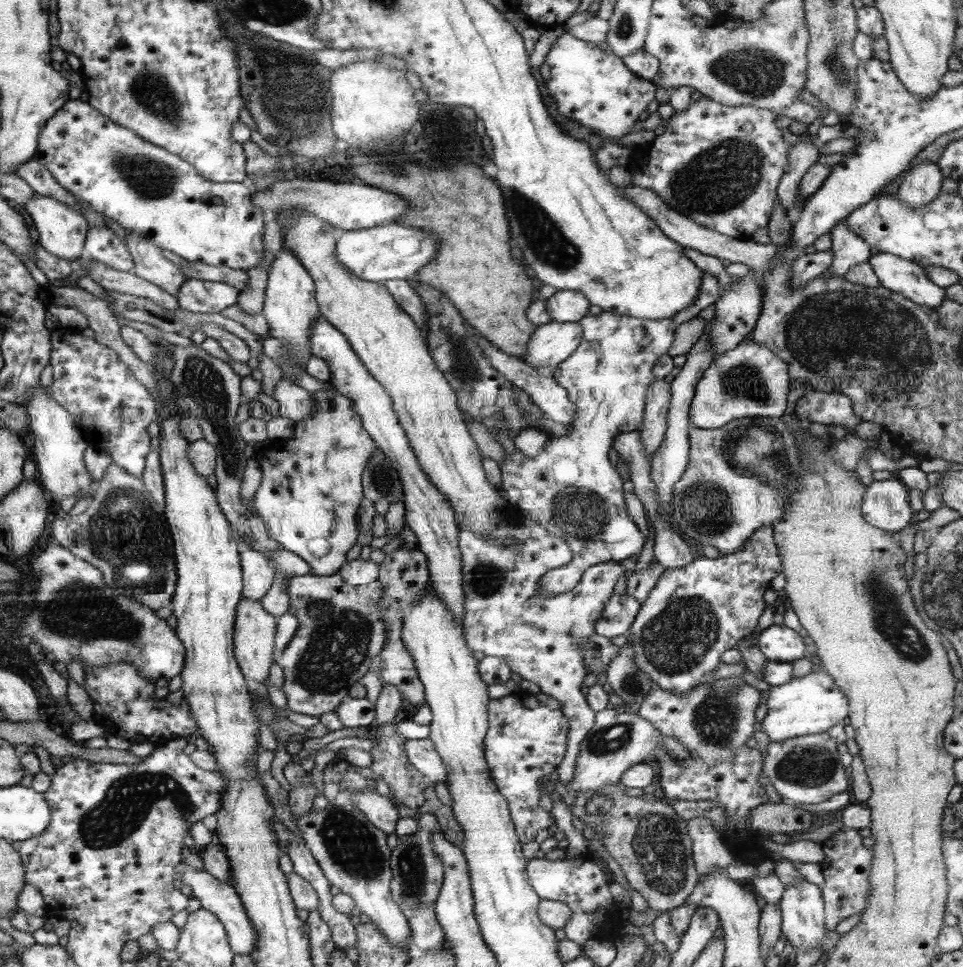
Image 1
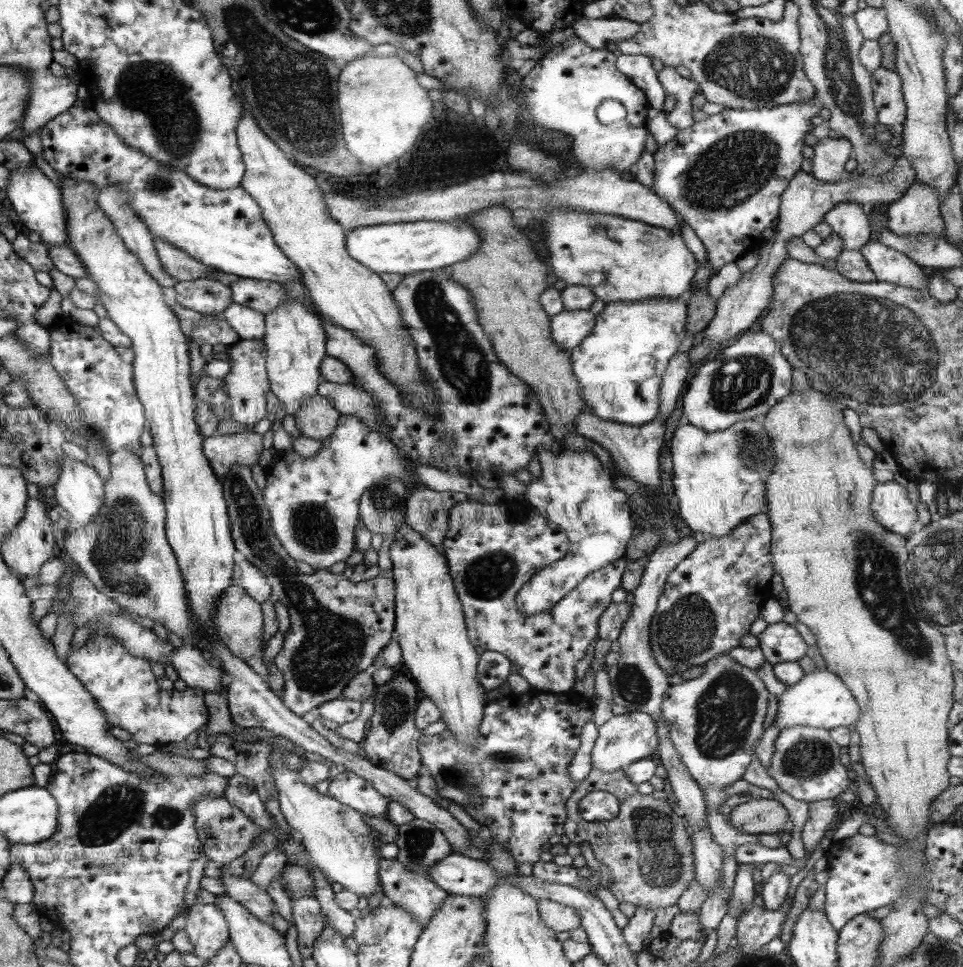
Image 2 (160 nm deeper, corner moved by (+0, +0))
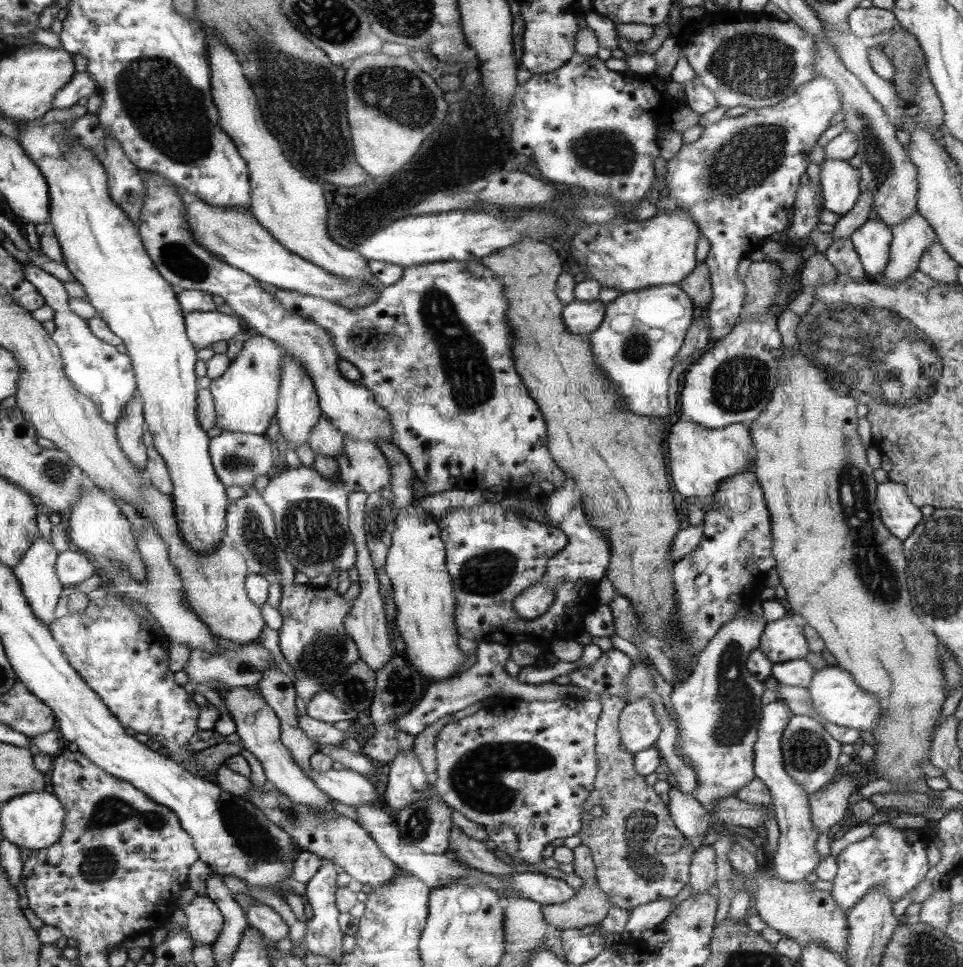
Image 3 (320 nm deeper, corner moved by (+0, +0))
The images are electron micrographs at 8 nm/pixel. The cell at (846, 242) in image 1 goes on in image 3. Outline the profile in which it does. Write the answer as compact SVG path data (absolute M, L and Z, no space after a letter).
M825 159L821 164L820 189L826 209L844 216L856 204L862 185L860 171L849 161Z

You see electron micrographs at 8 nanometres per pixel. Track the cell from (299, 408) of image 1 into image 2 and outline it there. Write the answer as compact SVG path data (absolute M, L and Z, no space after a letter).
M317 394L300 404L292 416L302 435L320 441L334 433L340 414L330 400Z

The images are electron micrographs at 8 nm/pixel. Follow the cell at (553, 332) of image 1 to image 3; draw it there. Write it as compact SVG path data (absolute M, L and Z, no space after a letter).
M596 299L593 301L576 300L564 305L562 316L565 327L575 335L588 336L594 332L606 314L606 305Z

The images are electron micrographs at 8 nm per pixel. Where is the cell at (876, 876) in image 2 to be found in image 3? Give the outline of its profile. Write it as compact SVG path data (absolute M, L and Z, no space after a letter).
M890 822L878 824L871 836L849 844L836 857L838 871L830 896L844 912L854 908L870 890L882 890L893 904L898 902L926 879L930 869L926 848L932 839L921 829L895 828Z

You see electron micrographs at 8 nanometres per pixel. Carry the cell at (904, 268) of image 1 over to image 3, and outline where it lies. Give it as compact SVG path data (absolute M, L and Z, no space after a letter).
M880 219L866 221L850 236L855 251L859 254L865 272L871 279L878 279L885 271L893 239L891 228Z

